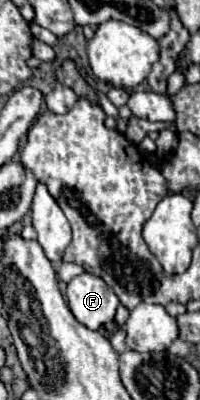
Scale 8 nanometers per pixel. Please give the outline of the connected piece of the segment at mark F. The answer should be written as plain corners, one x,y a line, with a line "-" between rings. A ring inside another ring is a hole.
89,272
75,276
67,284
67,302
73,316
91,330
99,330
111,322
119,306
115,292
99,276

